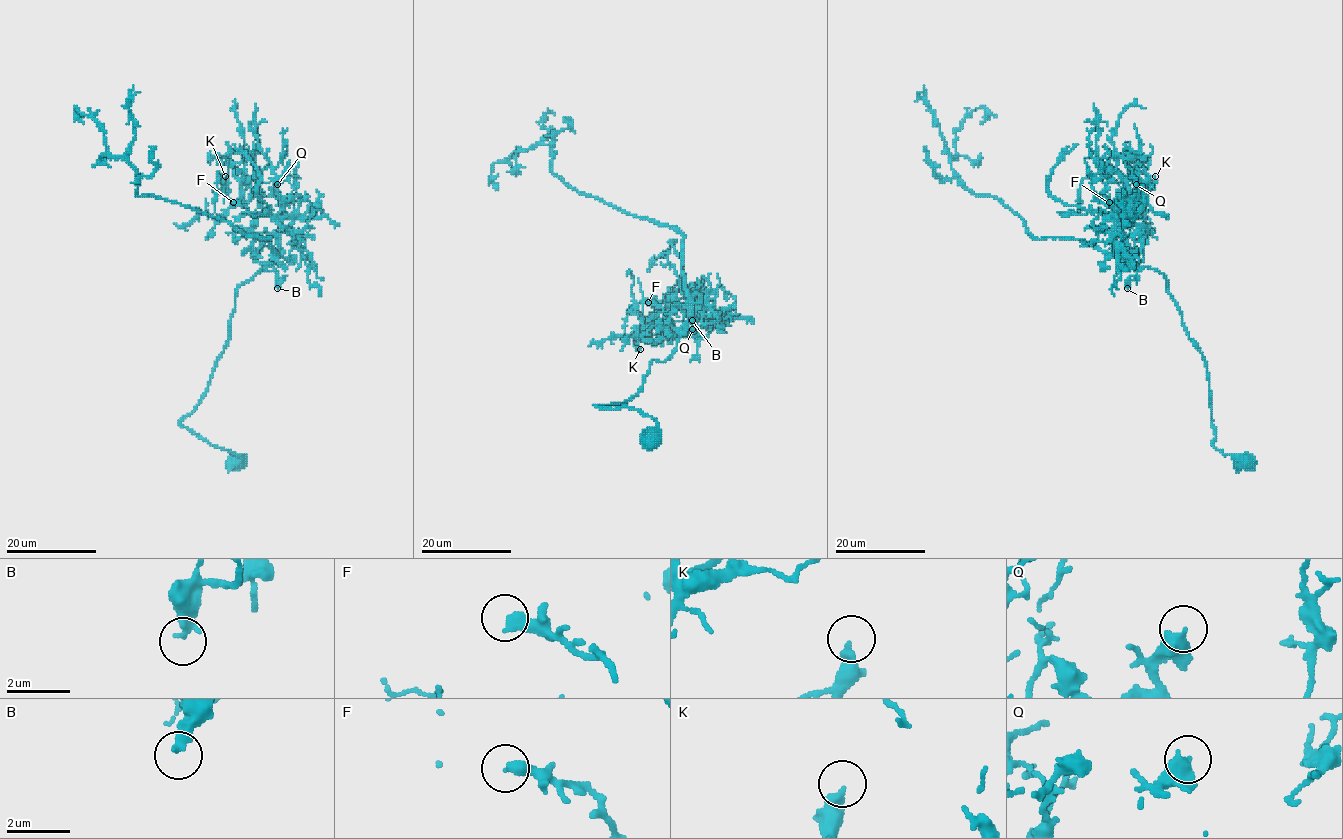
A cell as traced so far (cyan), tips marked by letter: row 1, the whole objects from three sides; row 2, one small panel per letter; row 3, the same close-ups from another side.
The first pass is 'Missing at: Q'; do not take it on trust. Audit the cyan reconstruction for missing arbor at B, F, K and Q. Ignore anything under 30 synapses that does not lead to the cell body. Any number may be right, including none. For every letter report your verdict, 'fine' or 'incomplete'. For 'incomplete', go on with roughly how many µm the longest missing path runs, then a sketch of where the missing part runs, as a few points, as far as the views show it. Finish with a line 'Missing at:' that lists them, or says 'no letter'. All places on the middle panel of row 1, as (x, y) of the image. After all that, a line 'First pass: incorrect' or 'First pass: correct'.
B: fine
F: fine
K: fine
Q: incomplete | 10 µm
Missing at: Q
First pass: correct

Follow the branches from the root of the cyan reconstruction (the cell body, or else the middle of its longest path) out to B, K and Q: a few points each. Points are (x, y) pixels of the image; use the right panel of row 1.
B: (1247, 462), (1213, 445), (1207, 369), (1168, 291), (1168, 279), (1153, 268), (1136, 266), (1136, 278), (1127, 288)
K: (1247, 462), (1213, 445), (1204, 357), (1168, 279), (1128, 258), (1112, 216), (1123, 214), (1155, 176)
Q: (1247, 462), (1213, 445), (1207, 369), (1168, 291), (1168, 279), (1128, 258), (1114, 214), (1142, 199), (1136, 184)

